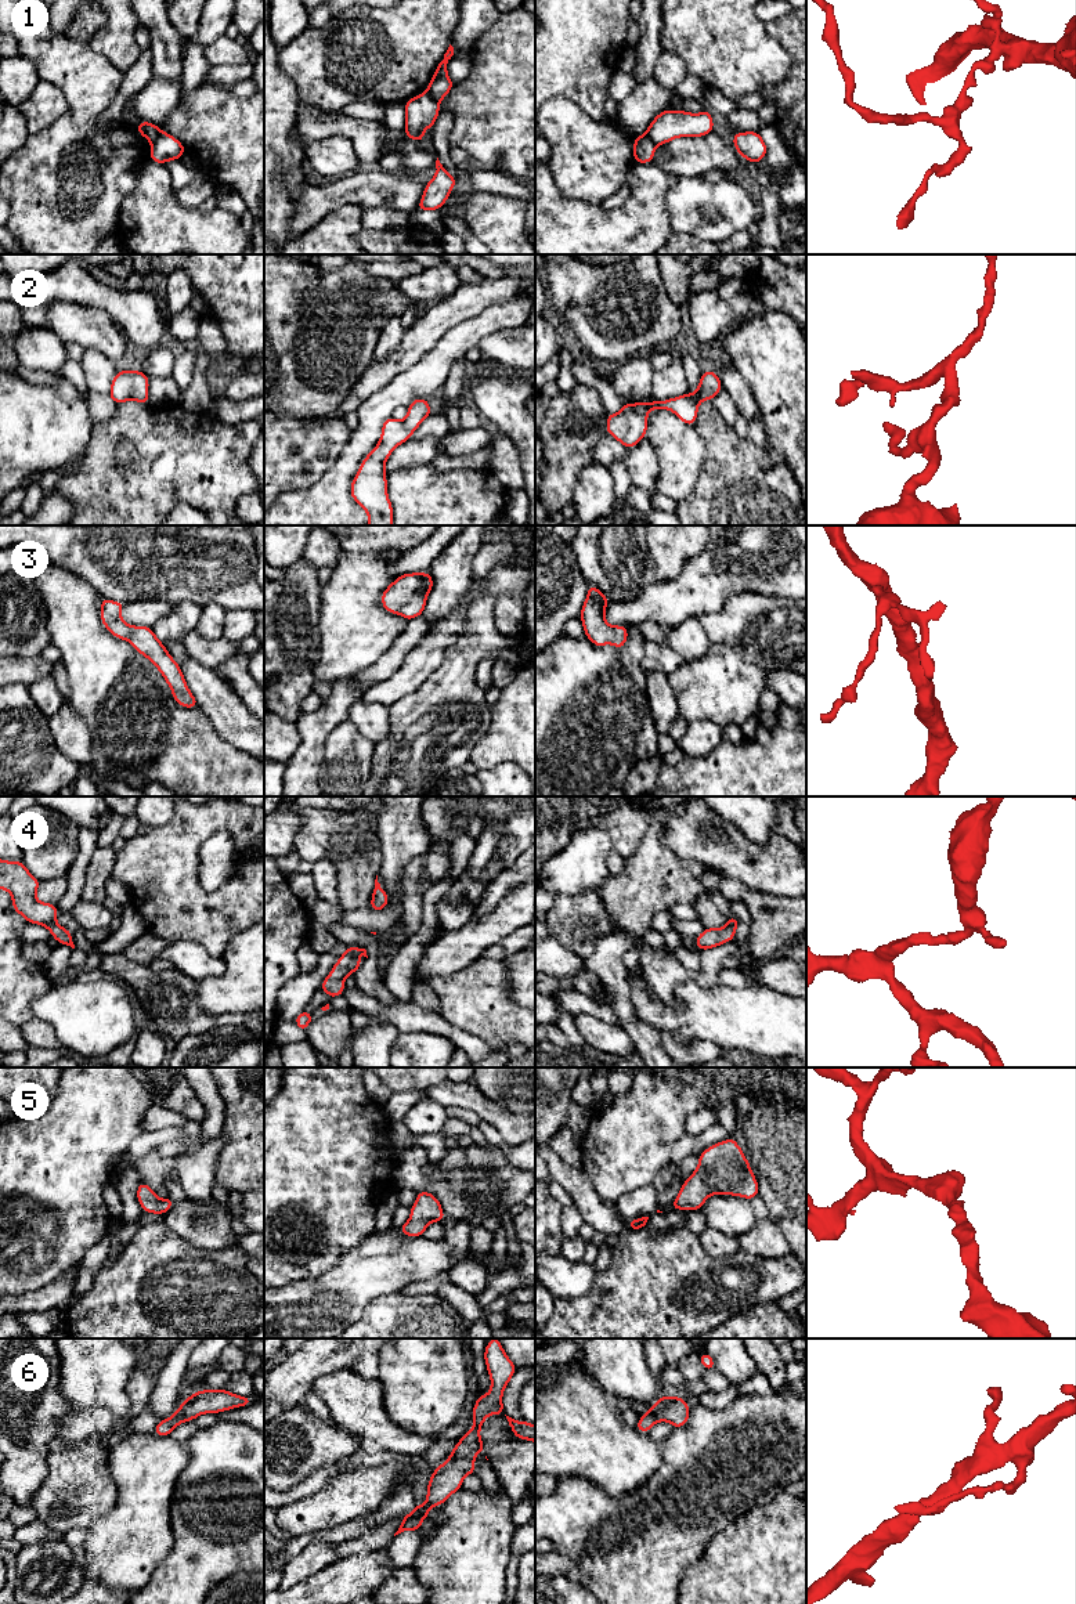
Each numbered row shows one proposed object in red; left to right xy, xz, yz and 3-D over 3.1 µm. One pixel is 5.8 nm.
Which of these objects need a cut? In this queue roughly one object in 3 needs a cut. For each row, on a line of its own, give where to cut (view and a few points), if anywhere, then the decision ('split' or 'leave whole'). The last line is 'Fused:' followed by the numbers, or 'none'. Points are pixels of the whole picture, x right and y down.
1: cut xy (161, 130), (151, 143); split
2: cut none; leave whole
3: cut none; leave whole
4: cut none; leave whole
5: cut none; leave whole
6: cut none; leave whole
Fused: 1

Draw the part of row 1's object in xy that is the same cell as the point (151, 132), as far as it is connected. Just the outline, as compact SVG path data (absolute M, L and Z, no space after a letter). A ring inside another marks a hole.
M144 120L136 124L136 129L144 138L149 140L151 142L155 141L162 131L156 124Z

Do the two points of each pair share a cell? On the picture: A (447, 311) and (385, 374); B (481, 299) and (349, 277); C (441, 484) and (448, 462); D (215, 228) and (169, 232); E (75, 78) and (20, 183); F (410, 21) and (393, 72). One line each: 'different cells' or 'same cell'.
A: same cell
B: different cells
C: different cells
D: same cell
E: same cell
F: same cell

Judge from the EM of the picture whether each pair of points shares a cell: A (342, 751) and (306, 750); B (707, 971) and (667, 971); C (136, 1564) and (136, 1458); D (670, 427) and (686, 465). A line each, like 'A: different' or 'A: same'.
A: different
B: same
C: same
D: same

